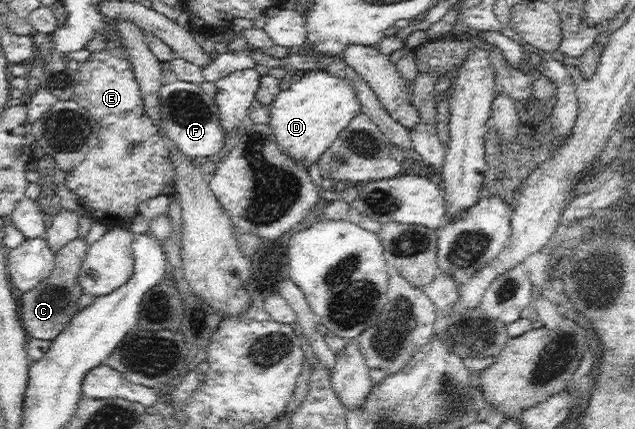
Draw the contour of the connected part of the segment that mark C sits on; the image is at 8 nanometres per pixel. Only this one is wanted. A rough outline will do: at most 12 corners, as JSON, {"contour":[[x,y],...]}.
{"contour":[[75,238],[50,275],[22,294],[26,333],[53,340],[79,312],[90,246]]}

